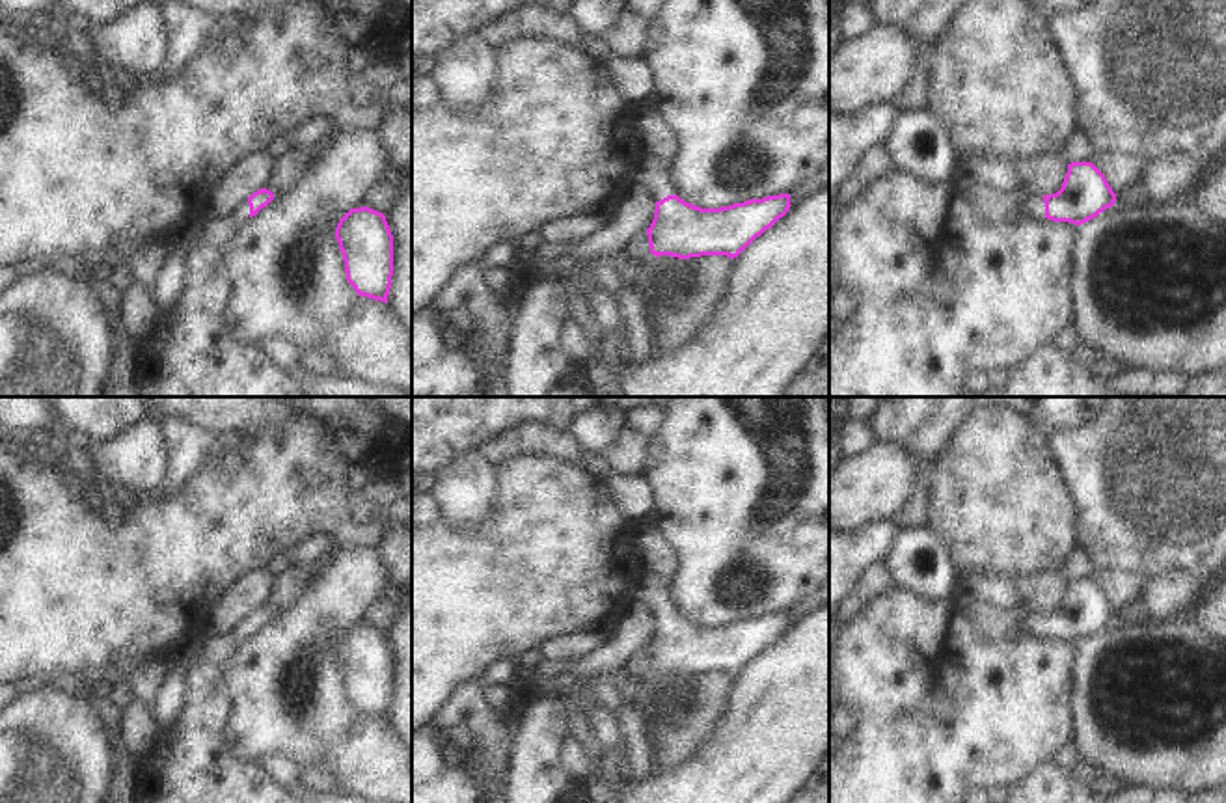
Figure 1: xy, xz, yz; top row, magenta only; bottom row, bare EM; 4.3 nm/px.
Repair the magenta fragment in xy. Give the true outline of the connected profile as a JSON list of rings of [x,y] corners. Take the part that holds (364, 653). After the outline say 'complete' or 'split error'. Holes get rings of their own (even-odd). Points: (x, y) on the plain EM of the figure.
[[[369,624],[350,626],[335,645],[347,699],[358,714],[388,721],[393,693],[393,652],[386,633]]] | complete

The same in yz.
[[[1071,579],[1056,611],[1034,613],[1019,628],[1081,643],[1112,624],[1116,611],[1092,579]]] | split error

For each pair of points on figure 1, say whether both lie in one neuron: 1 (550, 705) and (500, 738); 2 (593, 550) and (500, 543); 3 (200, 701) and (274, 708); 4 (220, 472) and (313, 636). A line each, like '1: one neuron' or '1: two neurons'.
1: two neurons
2: one neuron
3: two neurons
4: two neurons

